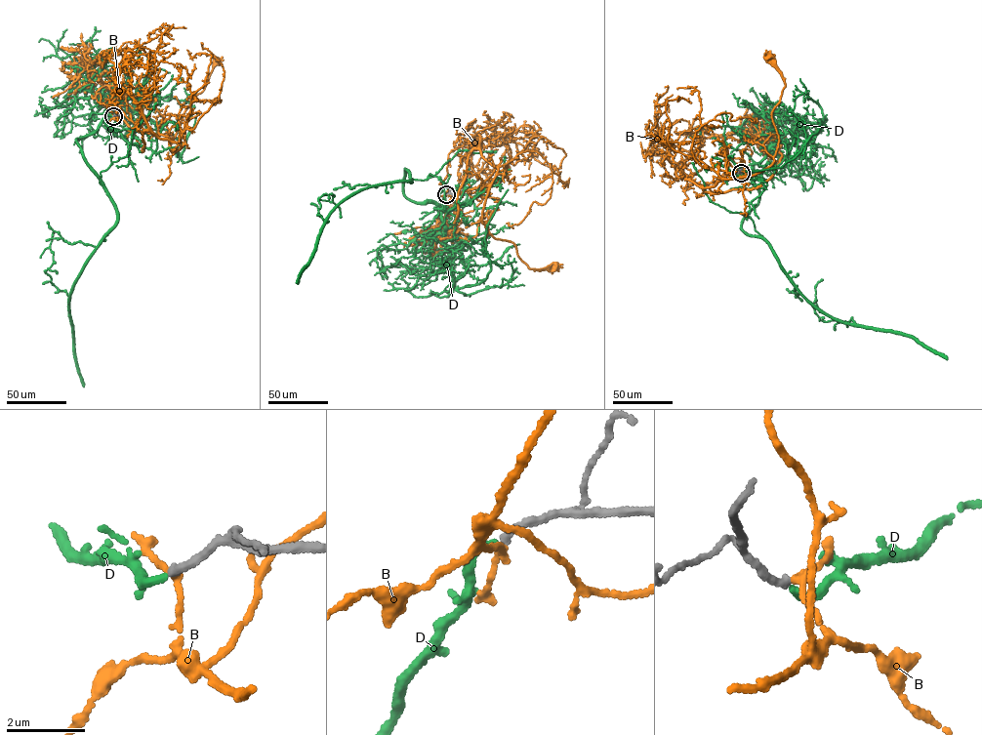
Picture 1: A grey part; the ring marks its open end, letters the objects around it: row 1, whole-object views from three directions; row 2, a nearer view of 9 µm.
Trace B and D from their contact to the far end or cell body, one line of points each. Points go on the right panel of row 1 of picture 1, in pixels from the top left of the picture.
B: (741, 173), (740, 163), (740, 173), (722, 178), (759, 172), (778, 146), (771, 113), (785, 84), (767, 56)
D: (741, 173), (750, 169), (759, 194), (742, 230), (768, 243), (804, 297), (843, 322), (912, 335), (947, 359)

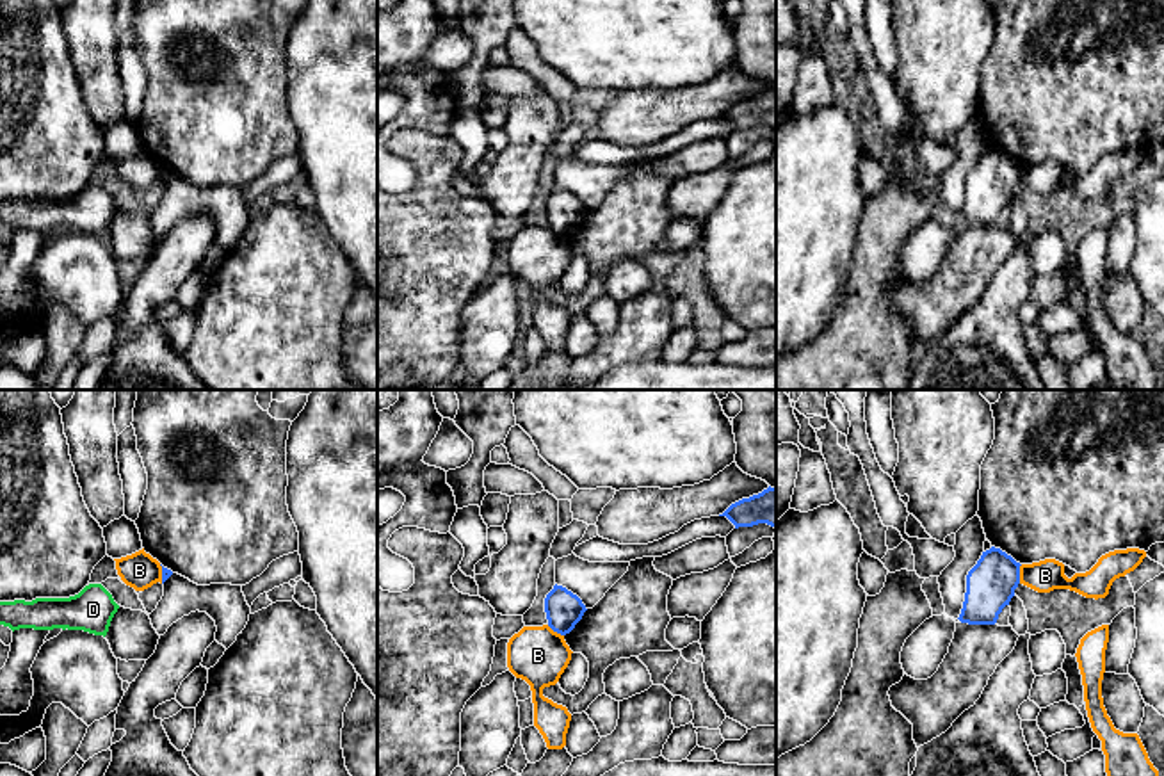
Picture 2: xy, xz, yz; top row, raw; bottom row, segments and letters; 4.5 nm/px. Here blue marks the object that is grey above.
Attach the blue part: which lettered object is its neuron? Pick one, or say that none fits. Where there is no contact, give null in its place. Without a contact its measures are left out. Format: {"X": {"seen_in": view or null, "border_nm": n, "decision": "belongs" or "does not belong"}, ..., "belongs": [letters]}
{"B": {"seen_in": "yz", "border_nm": 90, "decision": "does not belong"}, "D": {"seen_in": null, "decision": "belongs"}, "belongs": ["D"]}

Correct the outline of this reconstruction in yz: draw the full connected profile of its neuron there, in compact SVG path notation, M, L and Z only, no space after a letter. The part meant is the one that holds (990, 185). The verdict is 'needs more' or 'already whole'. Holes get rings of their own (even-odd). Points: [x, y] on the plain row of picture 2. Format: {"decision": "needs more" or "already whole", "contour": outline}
{"decision": "already whole", "contour": "M991 148L982 153L966 176L965 203L958 221L968 226L995 226L1020 185L1020 167L1000 150Z"}

